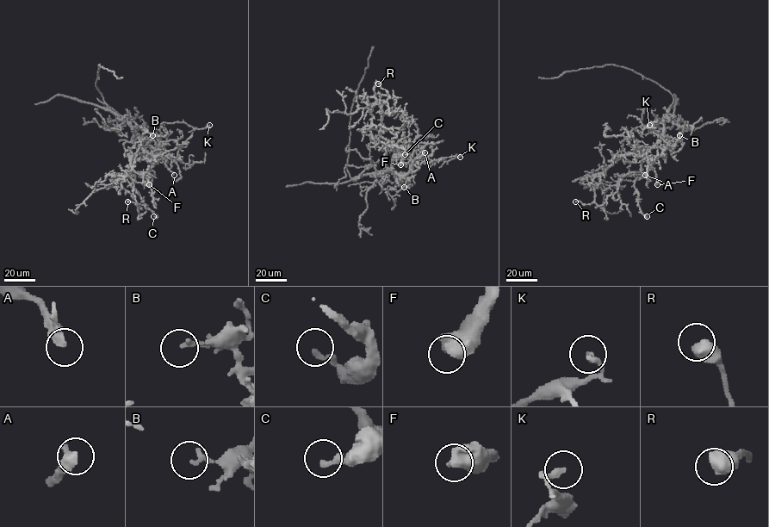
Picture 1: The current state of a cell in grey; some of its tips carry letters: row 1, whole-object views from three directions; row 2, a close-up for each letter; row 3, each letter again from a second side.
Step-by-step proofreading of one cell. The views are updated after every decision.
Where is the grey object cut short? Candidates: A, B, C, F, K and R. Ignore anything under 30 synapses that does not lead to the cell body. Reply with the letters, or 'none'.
none

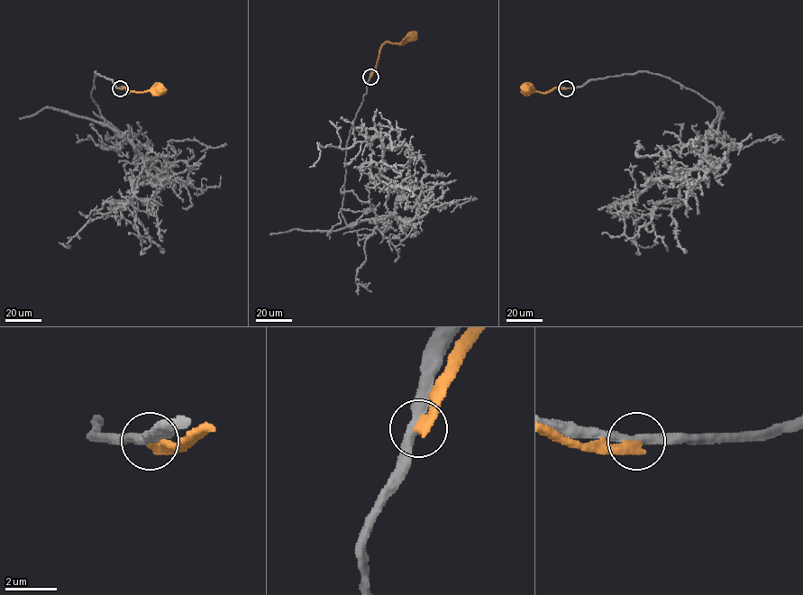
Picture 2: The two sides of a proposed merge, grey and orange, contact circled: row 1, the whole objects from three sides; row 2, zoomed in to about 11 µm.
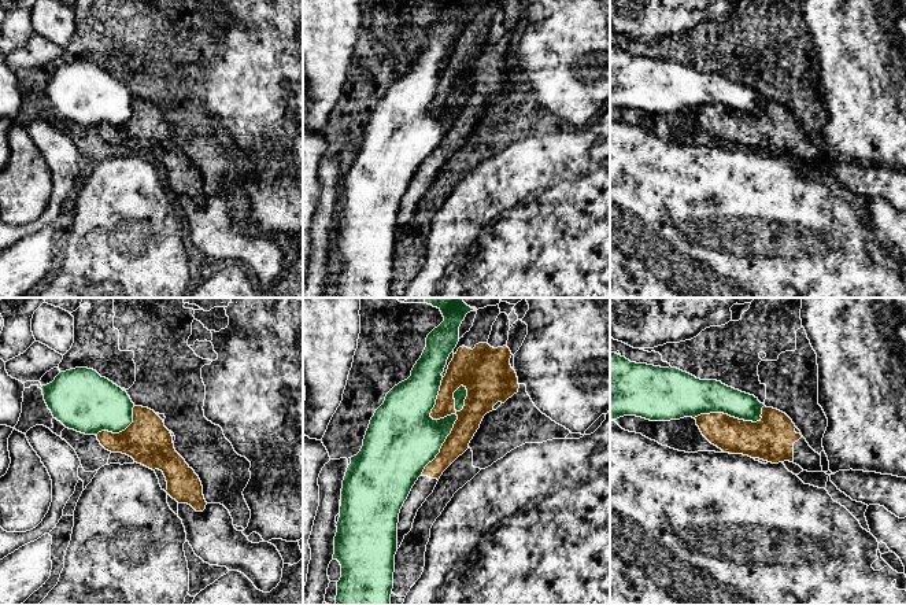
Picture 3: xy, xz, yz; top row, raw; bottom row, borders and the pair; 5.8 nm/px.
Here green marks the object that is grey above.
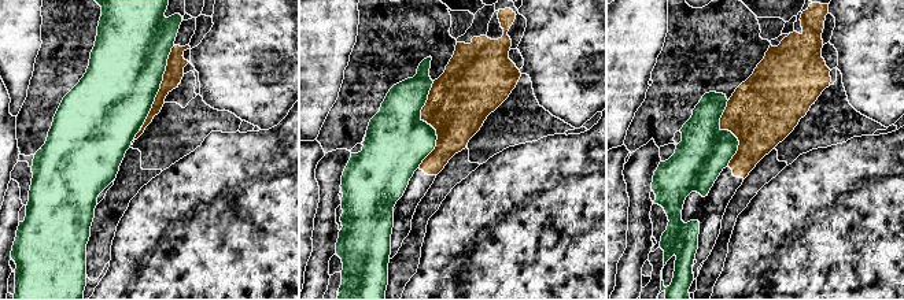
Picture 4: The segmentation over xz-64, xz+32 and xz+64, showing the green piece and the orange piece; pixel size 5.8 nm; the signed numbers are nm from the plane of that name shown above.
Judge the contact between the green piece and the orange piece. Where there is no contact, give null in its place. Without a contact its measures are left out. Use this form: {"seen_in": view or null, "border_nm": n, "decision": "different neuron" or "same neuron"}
{"seen_in": "xz", "border_nm": 600, "decision": "different neuron"}

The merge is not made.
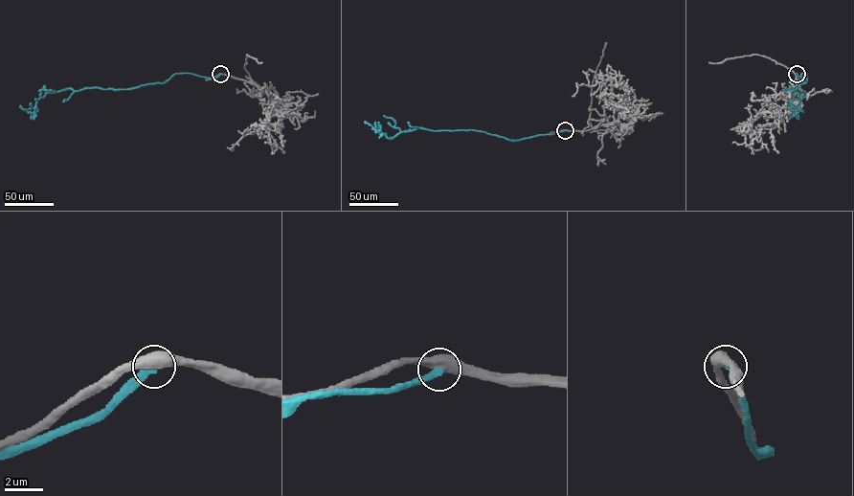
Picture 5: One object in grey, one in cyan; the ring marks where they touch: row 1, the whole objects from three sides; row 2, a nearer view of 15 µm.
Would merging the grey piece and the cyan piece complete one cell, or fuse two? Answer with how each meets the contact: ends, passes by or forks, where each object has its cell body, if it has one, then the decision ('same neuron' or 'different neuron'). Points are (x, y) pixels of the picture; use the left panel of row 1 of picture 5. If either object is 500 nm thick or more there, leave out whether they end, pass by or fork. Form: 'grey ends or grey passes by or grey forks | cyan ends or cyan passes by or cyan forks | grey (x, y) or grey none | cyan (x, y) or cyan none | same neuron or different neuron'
grey none | cyan none | different neuron

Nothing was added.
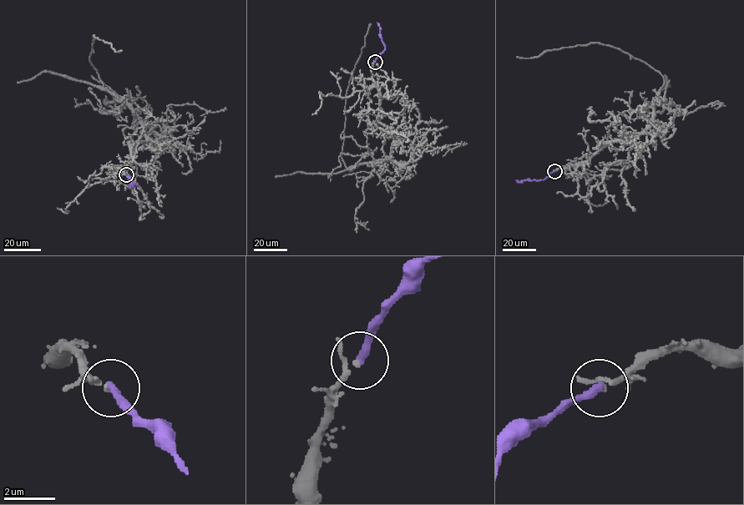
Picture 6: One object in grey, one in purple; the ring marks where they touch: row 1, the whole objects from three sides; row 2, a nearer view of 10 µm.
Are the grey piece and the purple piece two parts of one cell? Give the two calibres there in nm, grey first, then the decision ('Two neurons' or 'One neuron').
Thickness 140 nm (grey) against 320 nm. One neuron

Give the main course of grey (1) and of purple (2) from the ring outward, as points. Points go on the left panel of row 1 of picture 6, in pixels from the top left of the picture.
1: (126, 174), (129, 143), (144, 142), (145, 130), (123, 101), (103, 88), (89, 56), (94, 35), (122, 51)
2: (126, 174), (137, 185), (132, 184), (130, 187), (129, 184)

